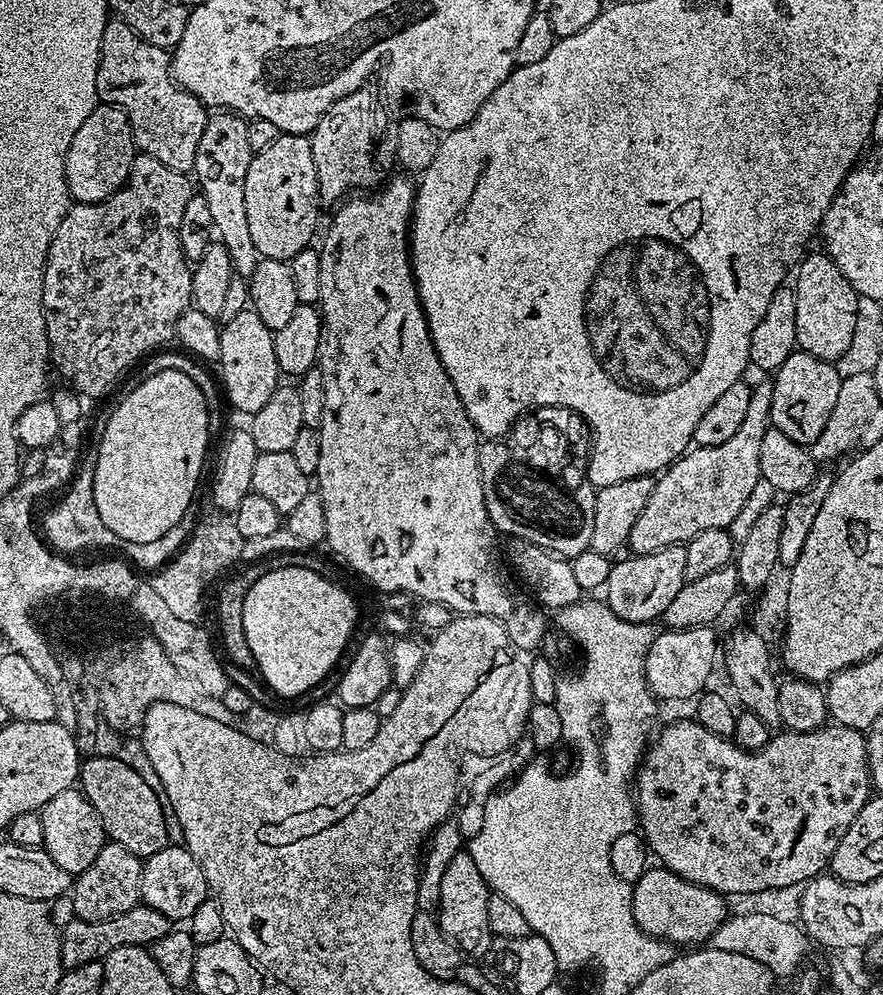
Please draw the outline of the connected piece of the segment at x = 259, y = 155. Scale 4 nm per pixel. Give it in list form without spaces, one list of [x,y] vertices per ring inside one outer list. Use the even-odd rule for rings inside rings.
[[[281,134],[277,140],[270,142],[270,146],[266,146],[266,150],[255,153],[246,171],[245,200],[251,237],[263,259],[289,261],[294,254],[298,254],[298,250],[309,247],[313,243],[312,235],[316,232],[316,215],[322,207],[311,139],[307,135]]]

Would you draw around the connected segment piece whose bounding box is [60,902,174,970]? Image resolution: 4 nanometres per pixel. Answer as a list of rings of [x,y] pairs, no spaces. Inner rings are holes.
[[[143,902],[134,905],[130,910],[118,914],[114,918],[106,918],[98,922],[74,919],[66,922],[66,926],[60,932],[60,963],[65,969],[71,970],[78,966],[86,966],[86,962],[94,962],[95,960],[102,962],[111,952],[122,946],[134,946],[135,944],[151,946],[157,940],[161,940],[167,932],[173,931],[173,928],[173,921],[168,920],[166,914],[158,914],[158,910],[146,906]]]

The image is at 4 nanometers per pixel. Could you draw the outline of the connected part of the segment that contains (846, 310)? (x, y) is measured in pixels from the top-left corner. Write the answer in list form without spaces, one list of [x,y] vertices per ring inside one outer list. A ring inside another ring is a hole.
[[[824,252],[805,255],[795,269],[796,284],[796,348],[819,360],[837,362],[853,339],[858,302],[854,286],[846,282],[846,274]]]

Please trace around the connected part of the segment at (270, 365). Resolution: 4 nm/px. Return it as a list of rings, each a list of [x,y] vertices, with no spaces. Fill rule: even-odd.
[[[251,310],[238,314],[238,318],[223,321],[220,328],[218,380],[222,385],[223,395],[225,392],[229,402],[245,414],[262,410],[262,406],[266,406],[266,401],[270,399],[270,394],[281,387],[282,373],[278,358],[274,358],[273,335],[266,322],[262,322],[262,318],[258,318],[258,314]]]

